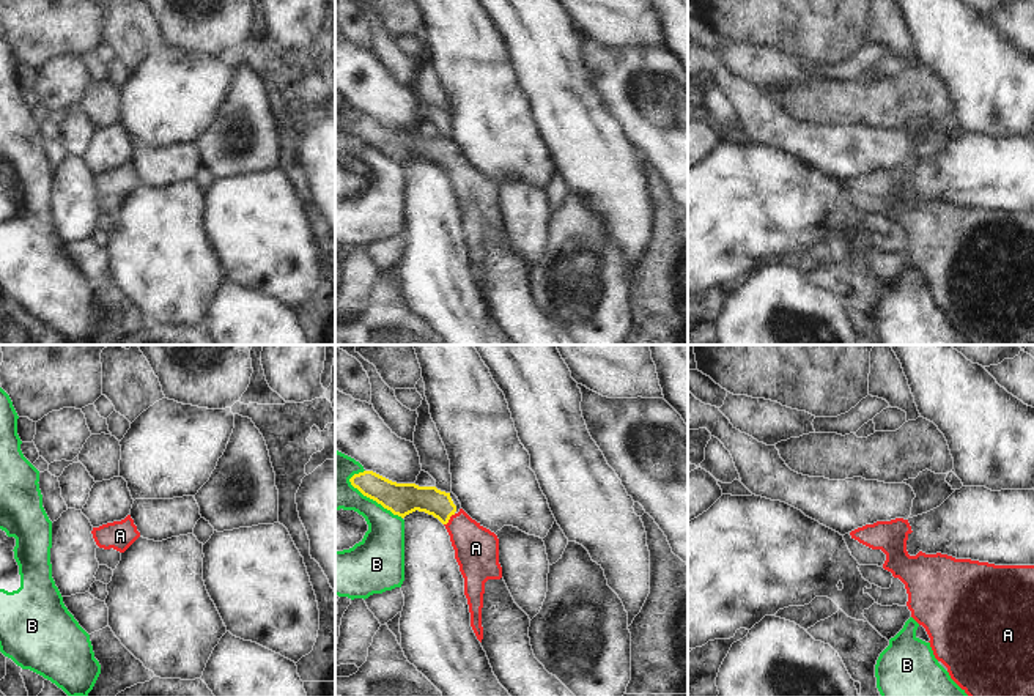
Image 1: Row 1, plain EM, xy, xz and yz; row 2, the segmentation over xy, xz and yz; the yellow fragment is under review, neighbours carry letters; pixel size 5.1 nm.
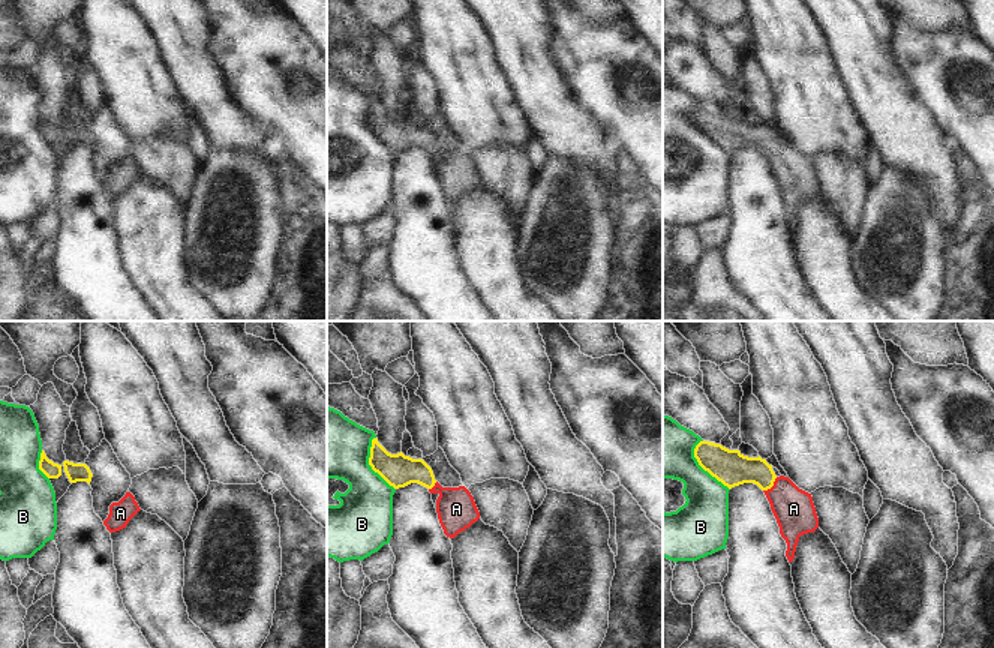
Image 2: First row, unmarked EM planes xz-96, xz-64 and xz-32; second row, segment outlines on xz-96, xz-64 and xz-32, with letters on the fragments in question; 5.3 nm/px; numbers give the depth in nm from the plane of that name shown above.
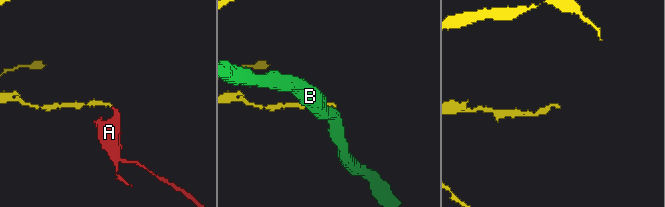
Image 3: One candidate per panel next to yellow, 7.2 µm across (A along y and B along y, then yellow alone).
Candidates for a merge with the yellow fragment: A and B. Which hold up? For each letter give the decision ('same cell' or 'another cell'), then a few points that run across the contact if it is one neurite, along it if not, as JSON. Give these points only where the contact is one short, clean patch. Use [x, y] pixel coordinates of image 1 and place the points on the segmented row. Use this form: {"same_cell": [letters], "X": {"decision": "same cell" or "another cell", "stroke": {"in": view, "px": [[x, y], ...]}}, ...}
{"same_cell": ["A"], "A": {"decision": "same cell", "stroke": {"in": "xz", "px": [[405, 498], [430, 499], [449, 518], [476, 548]]}}, "B": {"decision": "another cell"}}

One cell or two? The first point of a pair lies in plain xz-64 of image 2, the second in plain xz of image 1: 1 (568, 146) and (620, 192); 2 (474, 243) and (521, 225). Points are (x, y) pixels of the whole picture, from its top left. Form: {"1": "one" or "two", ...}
{"1": "one", "2": "two"}

